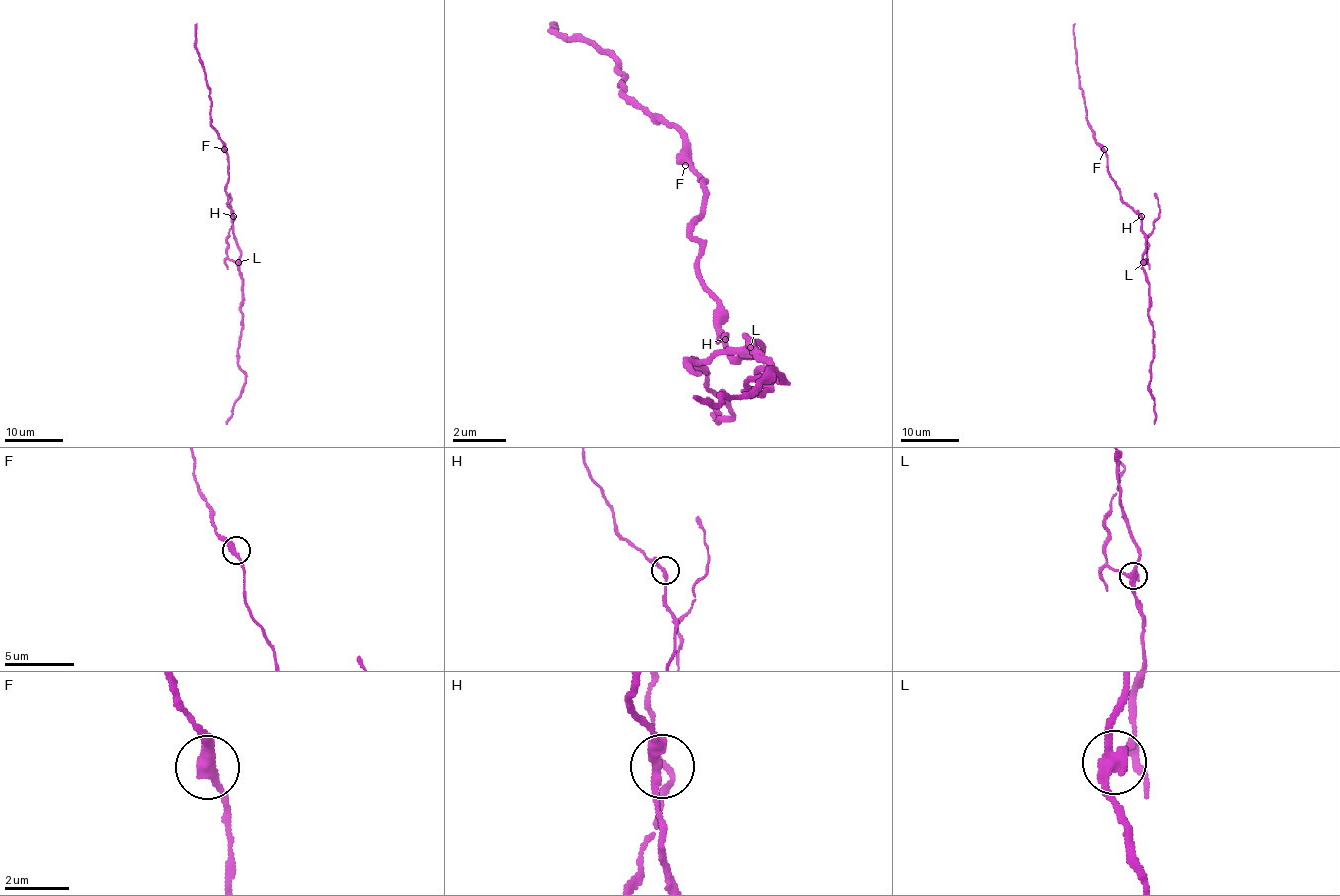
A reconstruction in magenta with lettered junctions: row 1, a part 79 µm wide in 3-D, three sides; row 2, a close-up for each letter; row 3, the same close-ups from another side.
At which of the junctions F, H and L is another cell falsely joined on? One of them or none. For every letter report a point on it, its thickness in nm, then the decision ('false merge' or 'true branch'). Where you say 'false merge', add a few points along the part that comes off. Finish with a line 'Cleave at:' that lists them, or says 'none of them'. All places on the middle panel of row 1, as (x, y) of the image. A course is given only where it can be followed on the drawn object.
F: place (685, 165); calibre 360 nm; true branch
H: place (725, 339); calibre 260 nm; true branch
L: place (750, 347); calibre 360 nm; false merge; course (752, 345), (725, 345), (699, 365), (712, 392), (719, 392), (725, 419), (712, 399)
Cleave at: L

